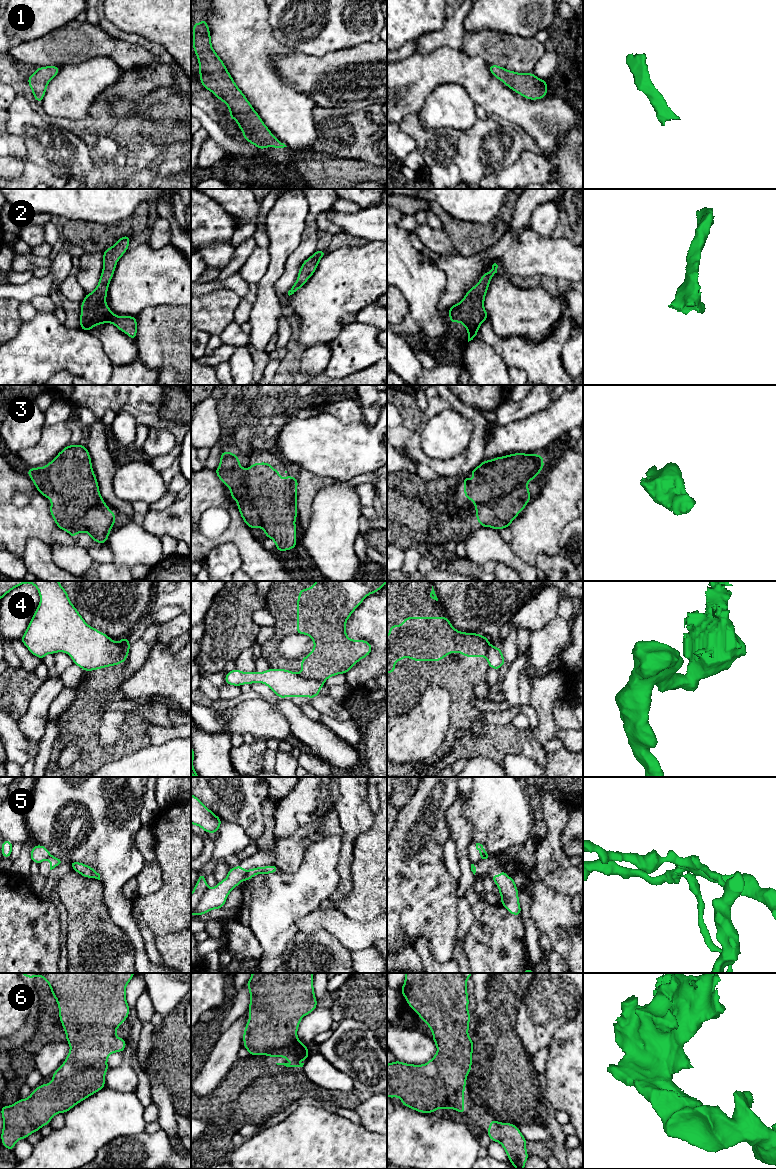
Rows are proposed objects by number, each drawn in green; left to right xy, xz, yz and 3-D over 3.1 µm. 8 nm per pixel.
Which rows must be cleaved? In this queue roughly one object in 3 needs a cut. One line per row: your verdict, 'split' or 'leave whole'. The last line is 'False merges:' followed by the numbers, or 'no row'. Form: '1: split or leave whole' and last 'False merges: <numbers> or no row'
1: leave whole
2: leave whole
3: leave whole
4: split
5: split
6: leave whole
False merges: 4, 5

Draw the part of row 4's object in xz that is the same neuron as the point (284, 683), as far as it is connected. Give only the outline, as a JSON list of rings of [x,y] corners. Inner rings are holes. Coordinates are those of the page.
[[[235,668],[225,674],[225,683],[240,687],[243,684],[259,682],[267,685],[281,699],[286,697],[319,696],[323,683],[302,677],[300,674],[286,669],[269,668],[264,672],[242,672]]]

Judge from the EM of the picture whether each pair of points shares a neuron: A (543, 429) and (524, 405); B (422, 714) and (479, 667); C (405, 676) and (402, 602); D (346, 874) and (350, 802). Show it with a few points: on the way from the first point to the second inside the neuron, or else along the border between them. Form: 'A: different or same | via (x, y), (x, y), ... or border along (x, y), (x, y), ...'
A: different | border along (551, 401), (544, 409), (509, 423)
B: different | border along (431, 683), (436, 683), (449, 691), (449, 716)
C: same | via (402, 658), (402, 620)
D: same | via (346, 856), (350, 820)

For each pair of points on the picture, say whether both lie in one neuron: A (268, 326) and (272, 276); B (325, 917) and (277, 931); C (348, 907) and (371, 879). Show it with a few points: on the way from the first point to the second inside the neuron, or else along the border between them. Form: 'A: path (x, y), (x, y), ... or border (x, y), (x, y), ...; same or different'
A: path (267, 314), (267, 288); same
B: border (315, 910), (296, 921), (298, 930); different
C: path (355, 900), (369, 886); same

